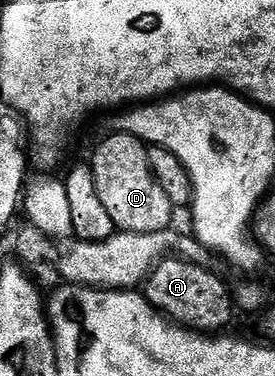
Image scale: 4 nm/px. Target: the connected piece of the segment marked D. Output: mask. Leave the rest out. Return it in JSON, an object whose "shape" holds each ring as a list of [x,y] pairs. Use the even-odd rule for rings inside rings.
{"shape":[[[112,132],[109,138],[97,144],[90,165],[94,184],[98,184],[98,197],[106,212],[110,212],[110,220],[114,220],[117,231],[162,232],[173,225],[172,201],[162,190],[162,184],[158,184],[150,168],[148,146],[138,136]]]}

